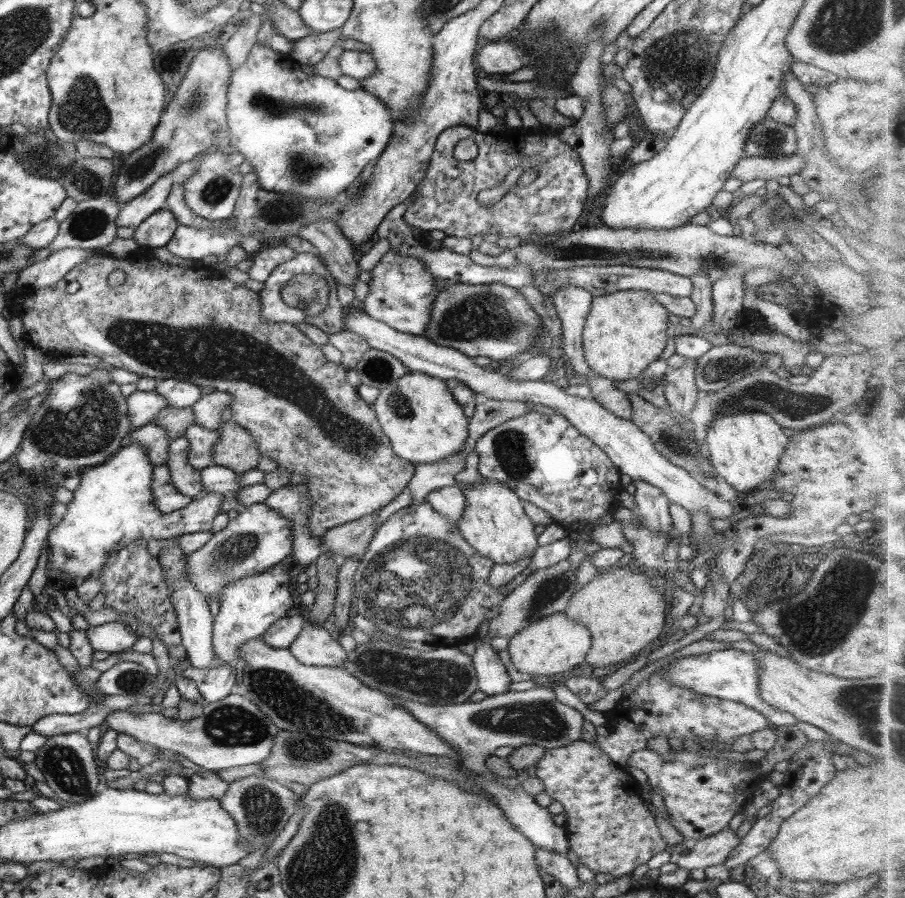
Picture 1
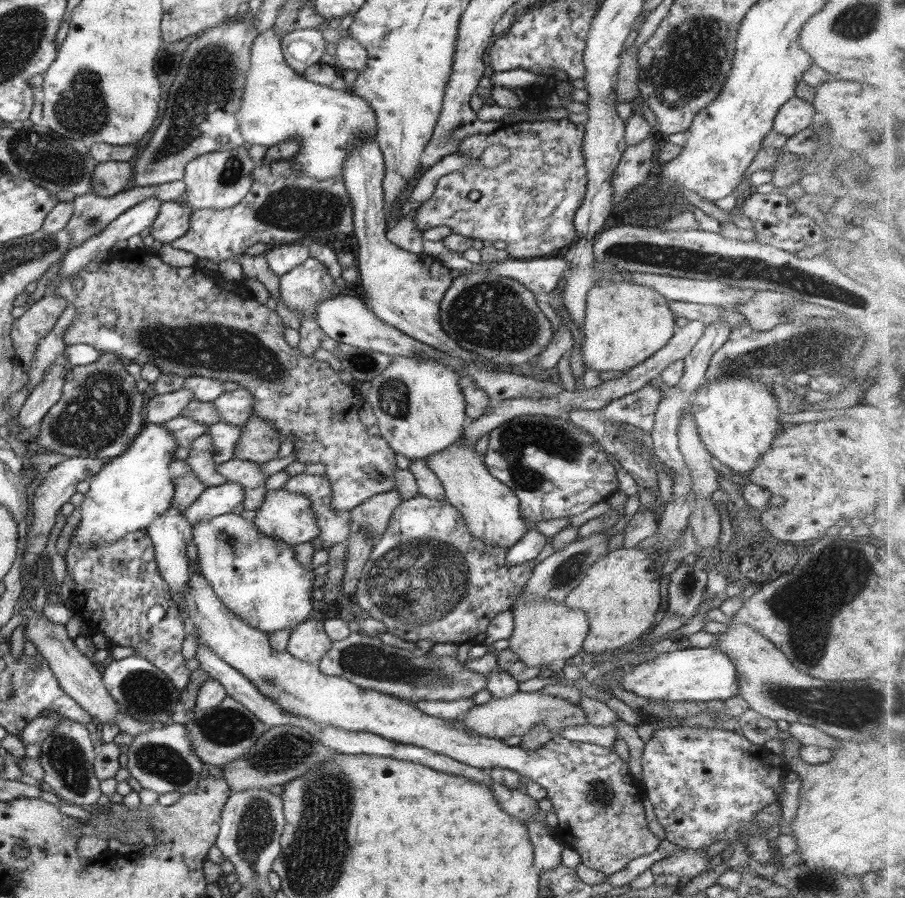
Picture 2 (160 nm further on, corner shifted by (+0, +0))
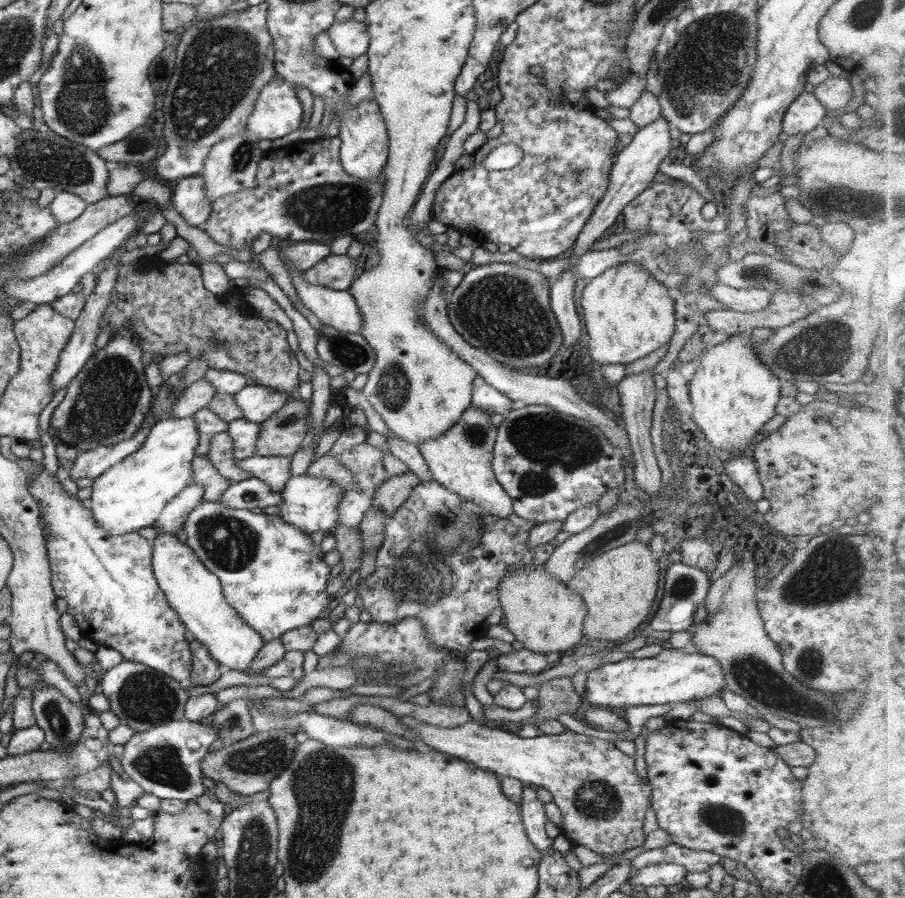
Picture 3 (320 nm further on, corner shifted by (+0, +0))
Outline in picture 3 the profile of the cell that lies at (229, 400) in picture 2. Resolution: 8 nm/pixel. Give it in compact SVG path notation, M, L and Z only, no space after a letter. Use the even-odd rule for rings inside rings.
M248 385L234 394L243 417L250 422L264 422L278 412L289 398L279 390L264 385Z

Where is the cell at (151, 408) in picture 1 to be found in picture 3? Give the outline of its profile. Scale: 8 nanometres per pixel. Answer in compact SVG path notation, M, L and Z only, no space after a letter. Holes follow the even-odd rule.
M202 377L187 386L184 394L176 401L176 404L165 417L192 417L199 410L207 408L216 394L215 386L210 384L208 379Z

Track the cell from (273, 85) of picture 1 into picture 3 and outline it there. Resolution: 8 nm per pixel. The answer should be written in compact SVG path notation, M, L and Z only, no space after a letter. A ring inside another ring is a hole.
M275 74L275 77L261 89L254 110L249 116L247 129L256 133L261 139L282 138L299 128L302 114L304 111L302 111L300 99L296 97L296 89L292 88L289 82L283 80L279 74Z

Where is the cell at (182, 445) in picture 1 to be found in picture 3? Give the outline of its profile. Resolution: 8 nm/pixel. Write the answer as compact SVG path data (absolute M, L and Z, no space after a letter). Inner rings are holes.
M227 432L218 433L212 436L210 453L205 457L212 461L224 478L237 483L250 478L251 474L237 465L239 461L234 458L232 448L235 448L233 438Z

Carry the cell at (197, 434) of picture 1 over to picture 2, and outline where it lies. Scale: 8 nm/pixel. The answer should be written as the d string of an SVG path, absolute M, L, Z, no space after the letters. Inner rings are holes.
M220 421L216 424L210 424L209 429L204 435L210 435L213 440L214 457L212 460L217 464L234 459L234 448L238 444L243 428Z

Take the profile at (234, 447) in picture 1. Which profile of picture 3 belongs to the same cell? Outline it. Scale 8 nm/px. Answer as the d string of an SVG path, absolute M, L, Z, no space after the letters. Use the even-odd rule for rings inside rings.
M298 397L290 399L268 420L260 422L256 455L292 457L299 452L308 434L306 418L310 414L307 402Z

